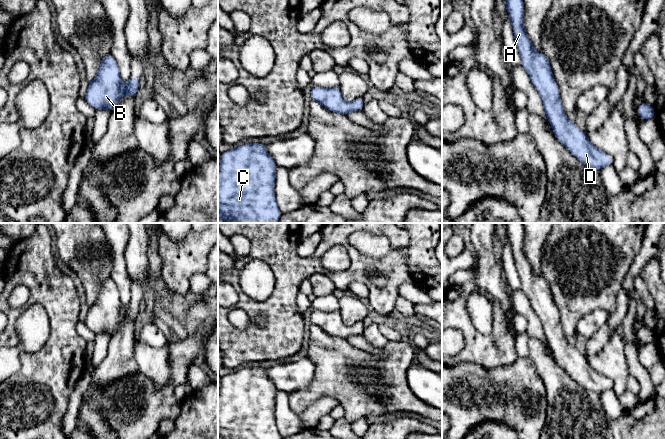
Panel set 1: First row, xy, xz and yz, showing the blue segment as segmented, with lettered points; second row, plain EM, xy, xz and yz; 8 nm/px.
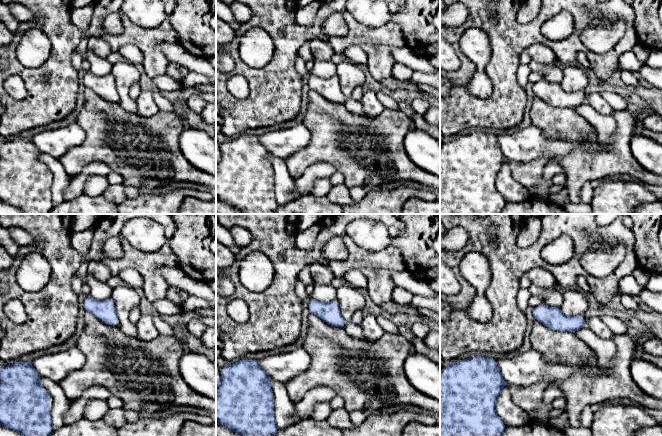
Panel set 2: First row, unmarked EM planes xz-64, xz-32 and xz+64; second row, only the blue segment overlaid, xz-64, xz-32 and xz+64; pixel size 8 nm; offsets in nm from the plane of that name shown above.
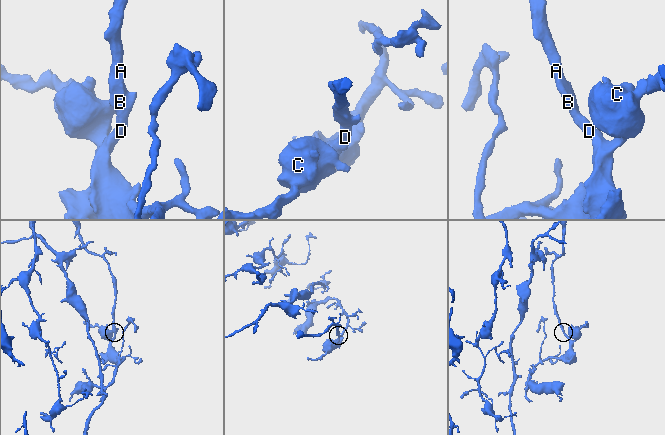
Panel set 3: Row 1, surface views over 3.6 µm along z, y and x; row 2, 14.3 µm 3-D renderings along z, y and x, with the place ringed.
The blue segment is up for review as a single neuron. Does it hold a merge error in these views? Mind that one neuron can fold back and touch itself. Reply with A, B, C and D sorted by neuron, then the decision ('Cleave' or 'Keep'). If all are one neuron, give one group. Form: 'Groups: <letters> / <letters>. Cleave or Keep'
Groups: A B C D. Keep

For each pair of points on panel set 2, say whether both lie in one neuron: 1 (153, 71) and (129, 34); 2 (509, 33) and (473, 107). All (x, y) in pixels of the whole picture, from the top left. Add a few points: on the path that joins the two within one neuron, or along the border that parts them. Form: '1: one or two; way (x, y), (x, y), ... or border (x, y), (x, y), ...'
1: one; way (153, 61), (153, 54), (139, 40)
2: one; way (505, 55), (504, 89), (495, 98)

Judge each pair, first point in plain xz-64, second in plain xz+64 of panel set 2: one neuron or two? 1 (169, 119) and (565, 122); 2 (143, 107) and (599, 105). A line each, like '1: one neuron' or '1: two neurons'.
1: one neuron
2: one neuron

